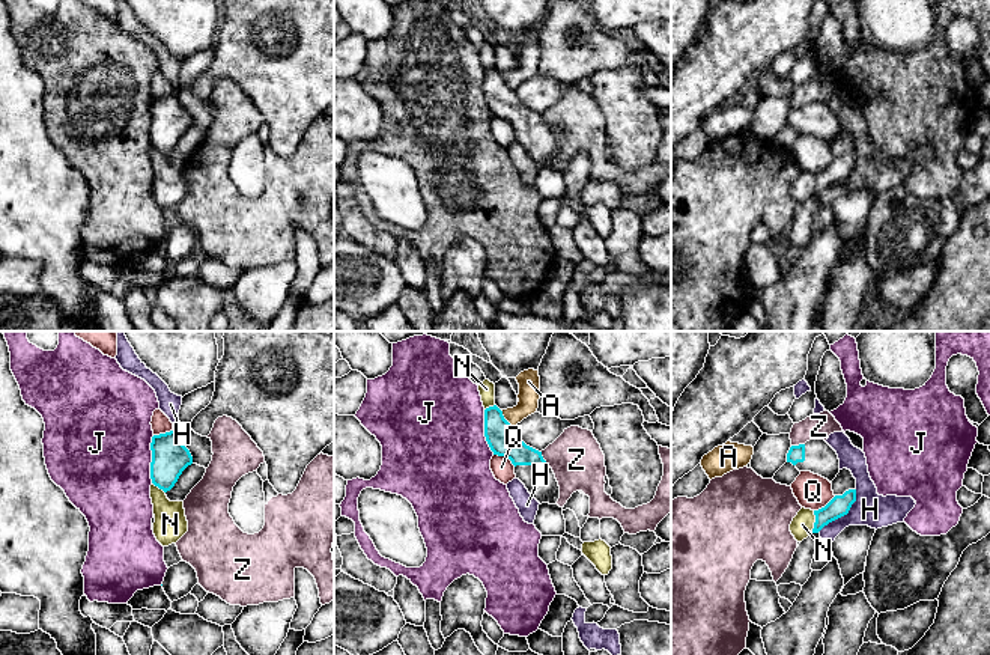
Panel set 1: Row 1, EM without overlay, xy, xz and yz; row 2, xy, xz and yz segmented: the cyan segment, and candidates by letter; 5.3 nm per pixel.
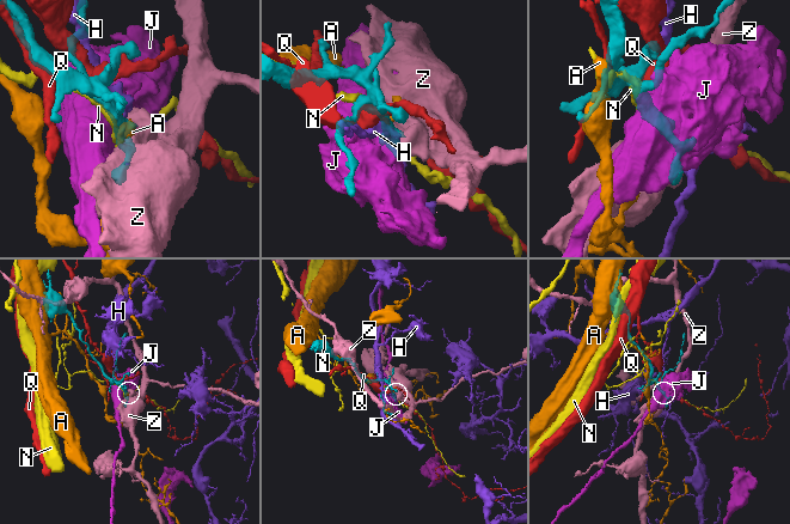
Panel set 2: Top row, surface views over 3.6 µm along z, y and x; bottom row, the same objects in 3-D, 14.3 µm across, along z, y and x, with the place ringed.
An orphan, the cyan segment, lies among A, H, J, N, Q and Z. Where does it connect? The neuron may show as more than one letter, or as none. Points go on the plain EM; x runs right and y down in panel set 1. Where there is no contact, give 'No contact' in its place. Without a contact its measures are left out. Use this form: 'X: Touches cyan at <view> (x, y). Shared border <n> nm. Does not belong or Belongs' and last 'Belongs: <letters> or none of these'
A: Touches cyan at xz (504, 82). Shared border 120 nm. Does not belong
H: Touches cyan at yz (844, 176). Shared border 300 nm. Does not belong
J: Touches cyan at xy (152, 122). Shared border 260 nm. Does not belong
N: Touches cyan at yz (816, 184). Shared border 120 nm. Does not belong
Q: Touches cyan at xz (504, 118). Shared border 140 nm. Does not belong
Z: Touches cyan at yz (799, 107). Shared border 70 nm. Does not belong
Belongs: none of these

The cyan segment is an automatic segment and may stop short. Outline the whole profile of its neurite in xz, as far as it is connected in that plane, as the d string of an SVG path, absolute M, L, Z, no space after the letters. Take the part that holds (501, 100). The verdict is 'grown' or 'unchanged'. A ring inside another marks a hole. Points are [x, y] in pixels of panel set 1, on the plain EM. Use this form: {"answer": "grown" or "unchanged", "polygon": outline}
{"answer": "grown", "polygon": "M497 68L484 72L484 99L493 117L512 123L516 142L540 167L557 167L560 149L552 131L543 122L542 114L519 101L515 89L504 81Z"}

